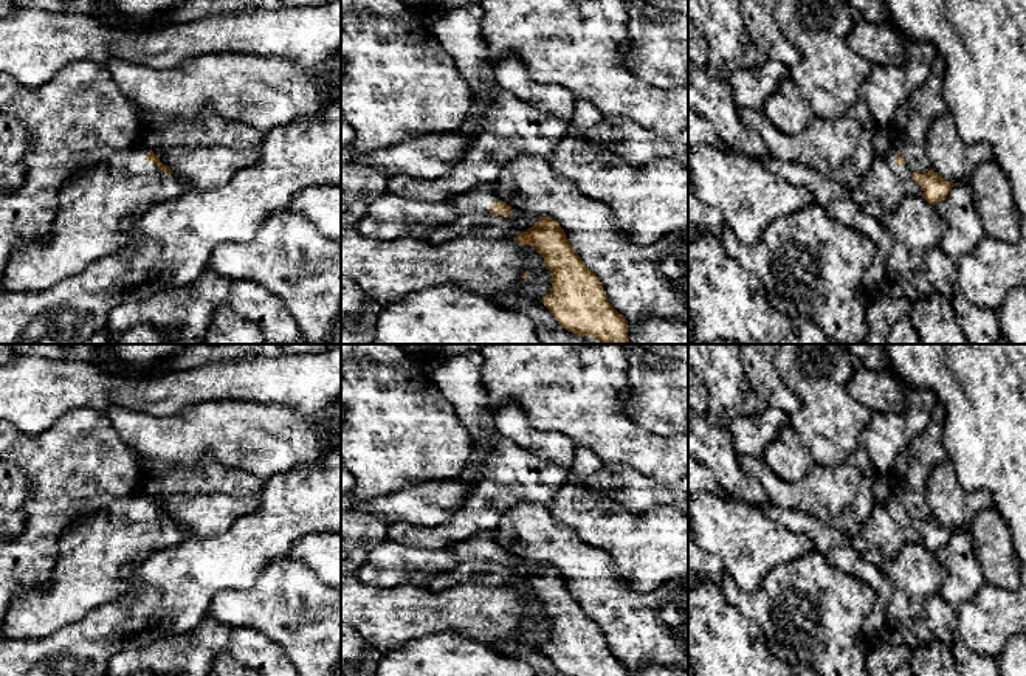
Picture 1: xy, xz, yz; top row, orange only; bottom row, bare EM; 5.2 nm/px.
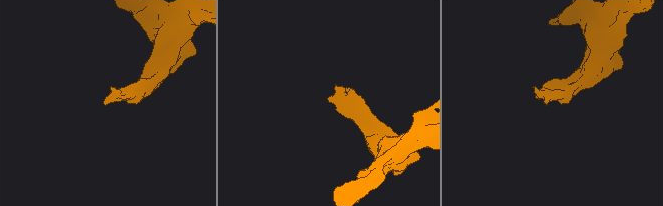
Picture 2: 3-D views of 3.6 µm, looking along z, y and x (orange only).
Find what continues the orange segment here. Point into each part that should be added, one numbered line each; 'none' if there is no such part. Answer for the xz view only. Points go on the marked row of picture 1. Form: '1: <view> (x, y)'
1: xz (481, 199)

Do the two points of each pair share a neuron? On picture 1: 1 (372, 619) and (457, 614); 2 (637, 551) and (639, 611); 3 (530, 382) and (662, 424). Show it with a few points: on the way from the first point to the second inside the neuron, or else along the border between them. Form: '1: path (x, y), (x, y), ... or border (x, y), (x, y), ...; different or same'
1: path (394, 616), (436, 614); same
2: border (616, 565), (636, 591), (653, 591), (671, 579); different
3: border (625, 391), (622, 410), (636, 424), (653, 433); different

